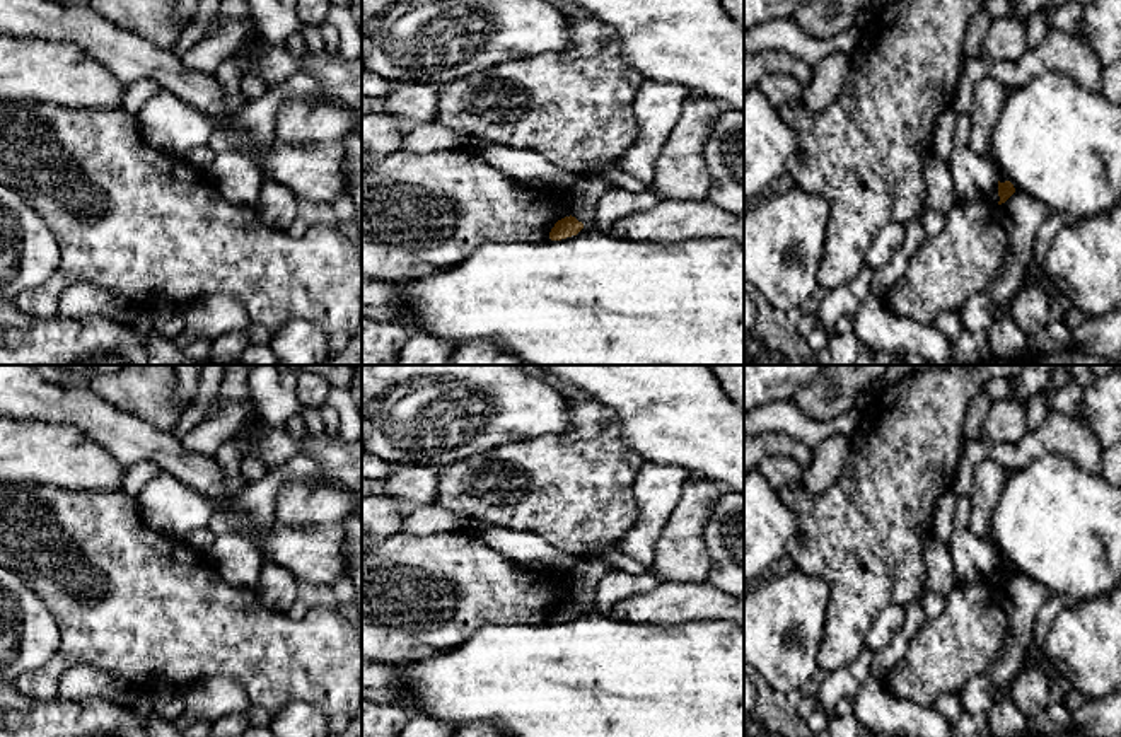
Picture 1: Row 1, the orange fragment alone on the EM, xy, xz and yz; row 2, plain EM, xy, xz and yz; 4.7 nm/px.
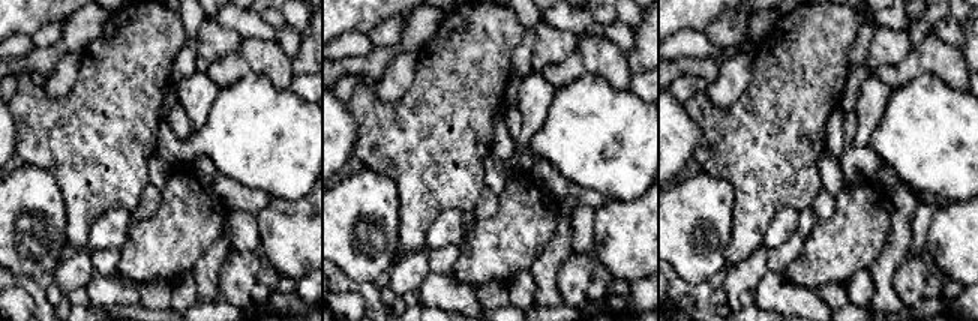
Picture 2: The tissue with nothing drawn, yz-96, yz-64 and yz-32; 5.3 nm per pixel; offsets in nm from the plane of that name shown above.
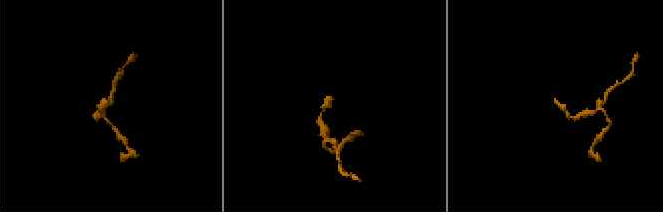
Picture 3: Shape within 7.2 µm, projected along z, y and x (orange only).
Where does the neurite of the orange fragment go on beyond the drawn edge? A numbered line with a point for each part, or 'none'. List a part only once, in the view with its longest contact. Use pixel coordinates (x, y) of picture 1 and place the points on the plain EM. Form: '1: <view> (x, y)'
none

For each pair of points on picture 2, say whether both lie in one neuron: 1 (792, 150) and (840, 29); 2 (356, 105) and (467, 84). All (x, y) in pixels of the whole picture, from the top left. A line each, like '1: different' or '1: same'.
1: same
2: same

